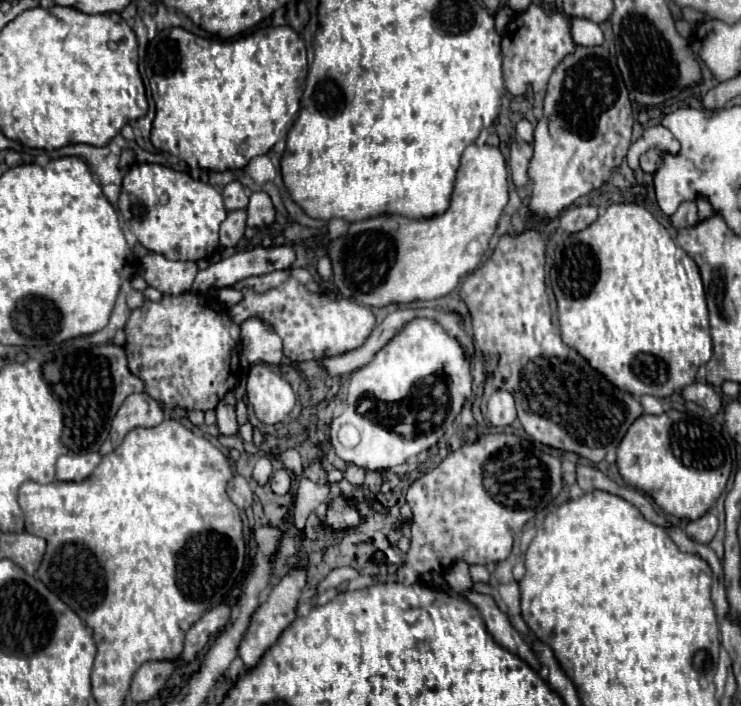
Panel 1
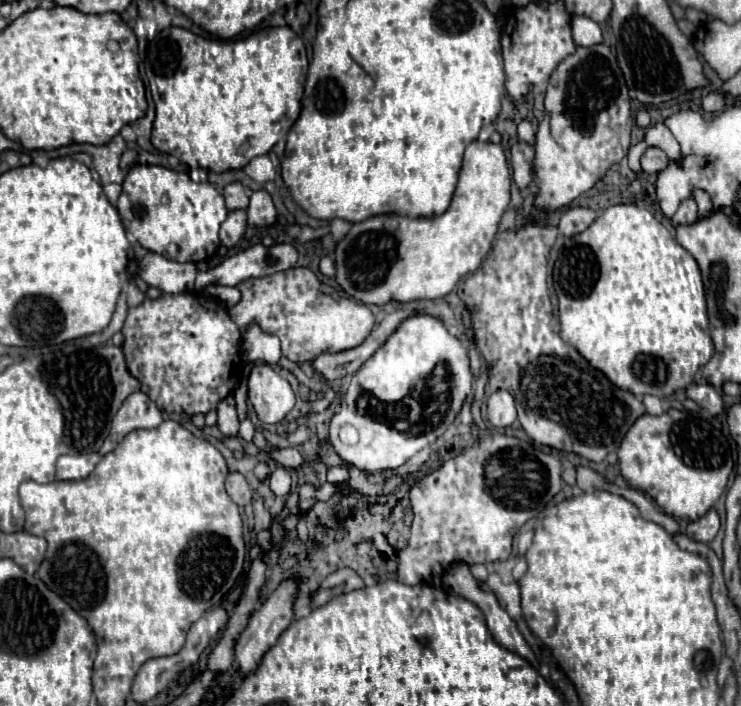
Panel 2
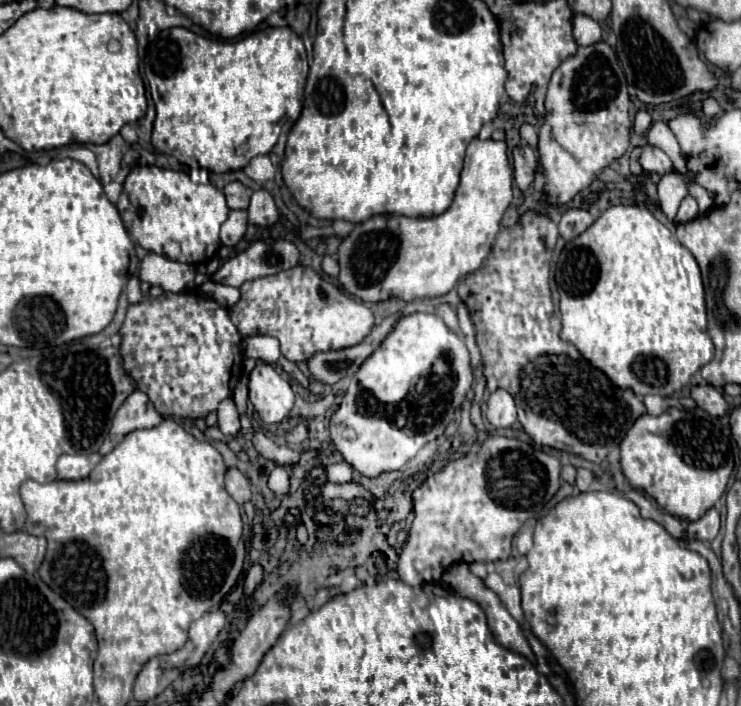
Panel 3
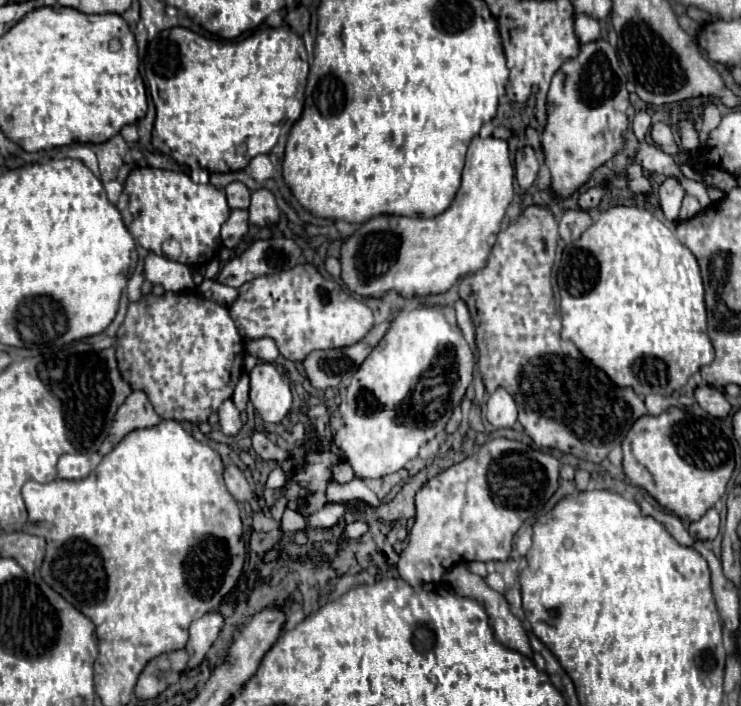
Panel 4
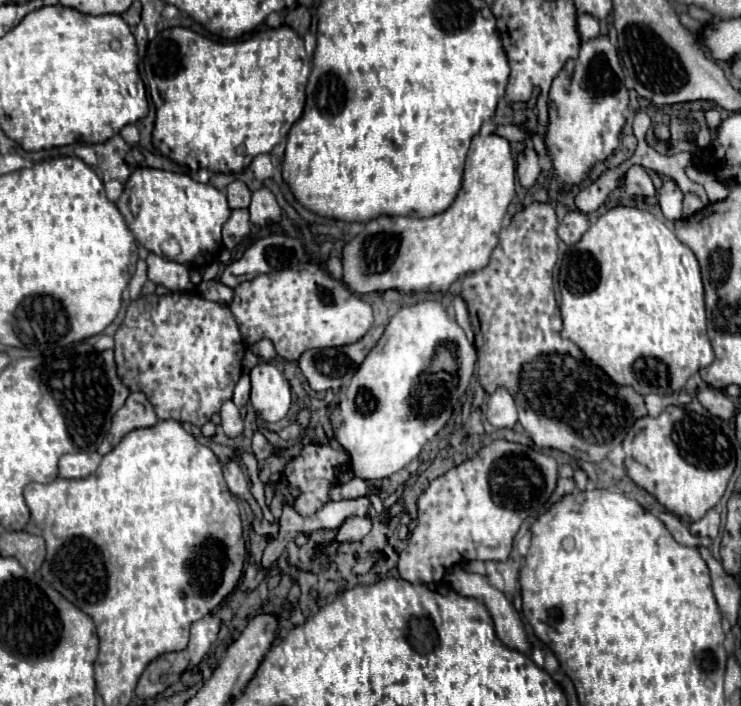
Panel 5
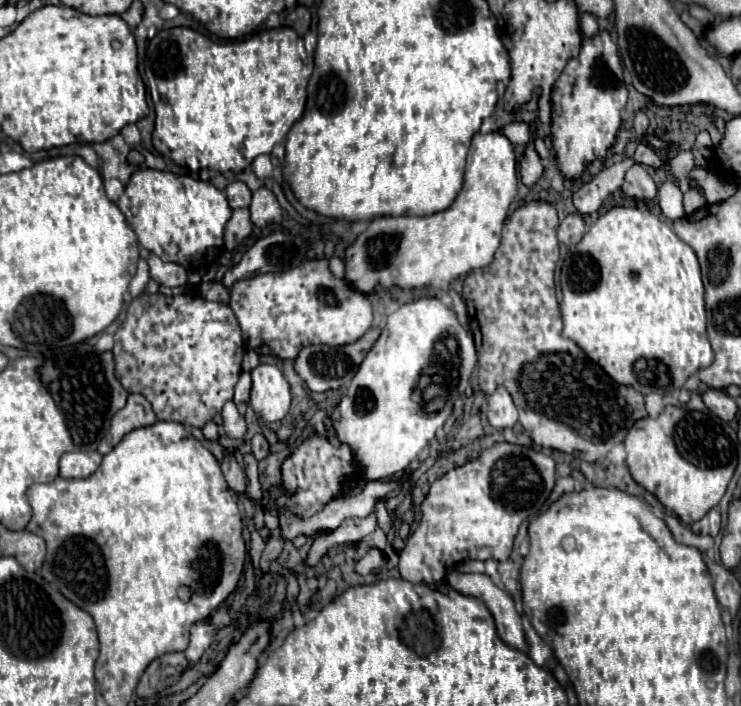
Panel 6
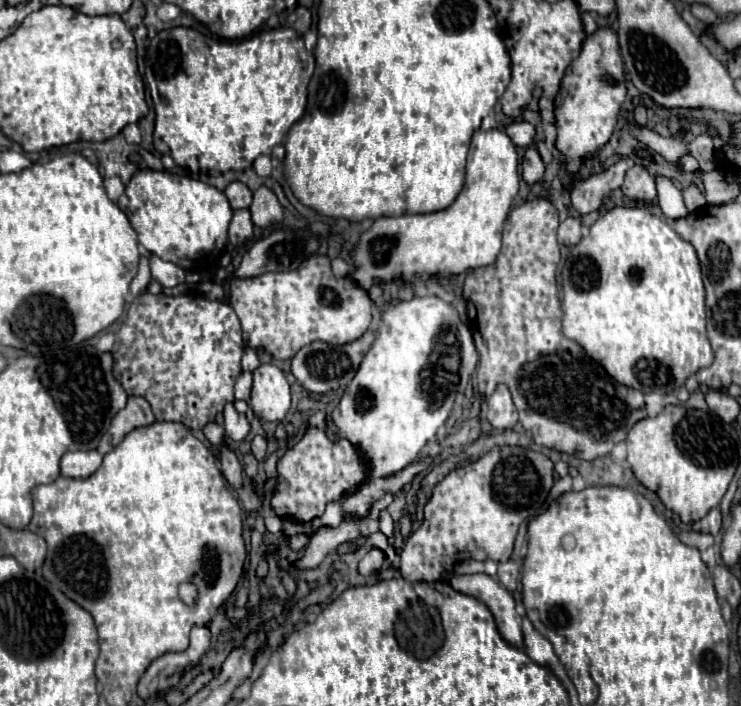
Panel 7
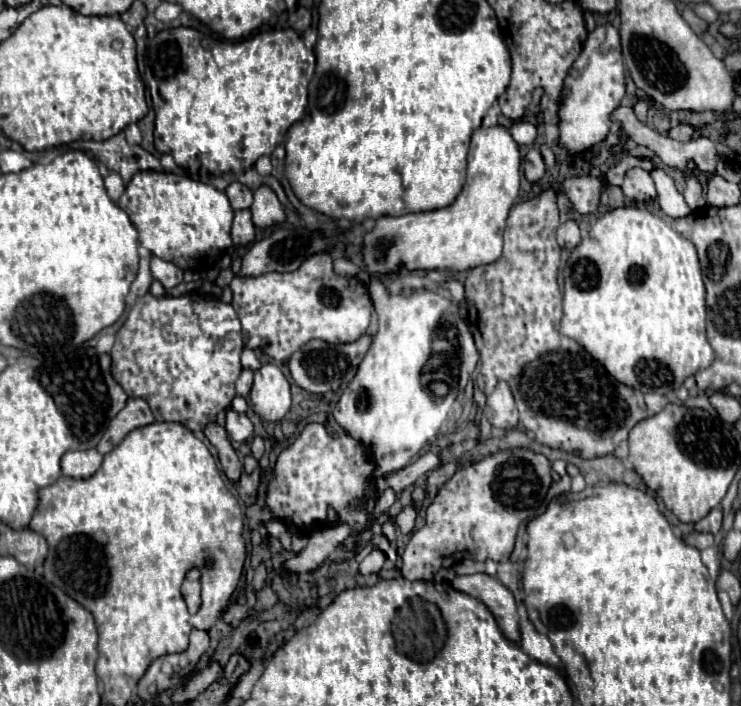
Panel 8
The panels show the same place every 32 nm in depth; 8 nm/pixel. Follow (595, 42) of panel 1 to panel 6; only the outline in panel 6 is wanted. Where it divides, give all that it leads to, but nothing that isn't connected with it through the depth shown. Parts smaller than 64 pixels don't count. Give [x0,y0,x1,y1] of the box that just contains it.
[580,14,598,38]

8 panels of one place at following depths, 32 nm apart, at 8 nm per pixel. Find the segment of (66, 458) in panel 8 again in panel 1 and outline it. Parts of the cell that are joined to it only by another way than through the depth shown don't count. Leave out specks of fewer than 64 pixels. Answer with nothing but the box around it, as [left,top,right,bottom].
[56,452,102,482]

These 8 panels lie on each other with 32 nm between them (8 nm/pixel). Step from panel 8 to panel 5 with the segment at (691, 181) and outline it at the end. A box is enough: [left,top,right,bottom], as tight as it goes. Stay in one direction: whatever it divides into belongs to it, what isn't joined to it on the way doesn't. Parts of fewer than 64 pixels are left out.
[682,194,702,218]

